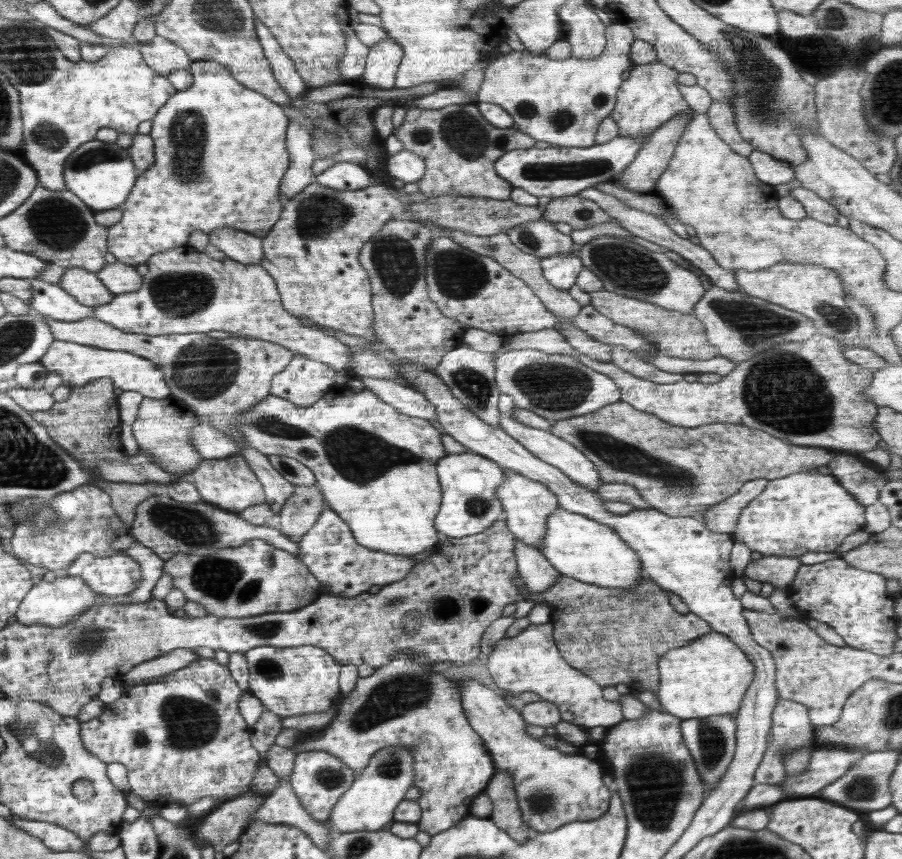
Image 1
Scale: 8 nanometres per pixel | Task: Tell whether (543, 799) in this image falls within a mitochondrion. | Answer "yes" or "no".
yes

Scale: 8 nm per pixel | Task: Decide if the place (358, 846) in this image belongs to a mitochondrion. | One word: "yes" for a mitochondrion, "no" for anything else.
yes

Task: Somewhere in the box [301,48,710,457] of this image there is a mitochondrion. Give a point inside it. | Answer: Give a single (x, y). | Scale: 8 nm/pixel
(555, 387)

